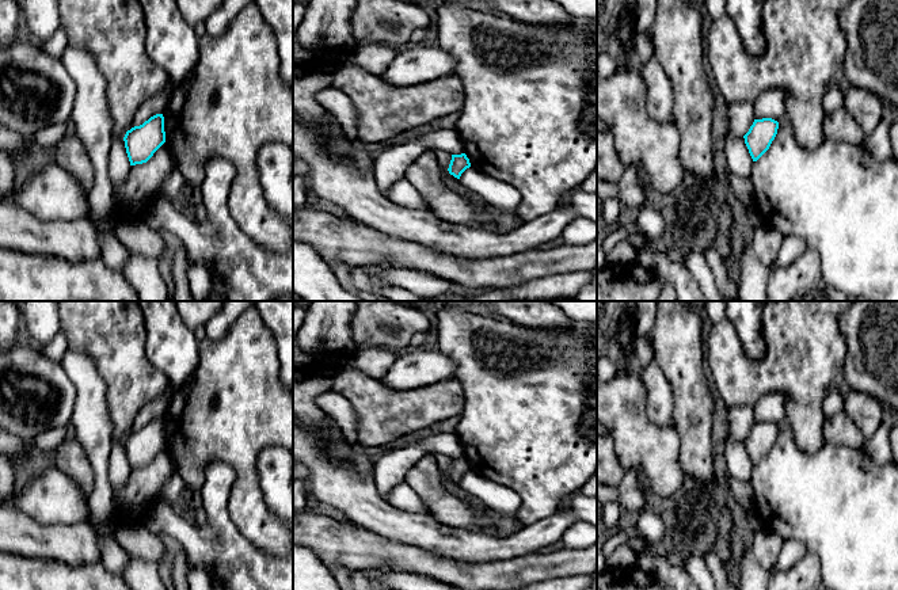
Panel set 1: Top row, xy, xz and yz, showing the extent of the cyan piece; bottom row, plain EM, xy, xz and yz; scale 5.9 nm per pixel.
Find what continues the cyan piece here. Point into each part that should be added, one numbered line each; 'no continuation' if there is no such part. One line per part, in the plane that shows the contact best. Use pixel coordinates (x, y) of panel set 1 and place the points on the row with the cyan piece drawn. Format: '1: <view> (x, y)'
no continuation

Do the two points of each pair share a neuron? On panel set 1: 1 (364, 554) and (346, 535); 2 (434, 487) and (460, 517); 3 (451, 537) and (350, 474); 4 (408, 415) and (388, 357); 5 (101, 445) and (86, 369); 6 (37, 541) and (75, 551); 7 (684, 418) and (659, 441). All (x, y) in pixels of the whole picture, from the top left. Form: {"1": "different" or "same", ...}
{"1": "same", "2": "same", "3": "same", "4": "different", "5": "same", "6": "same", "7": "different"}

